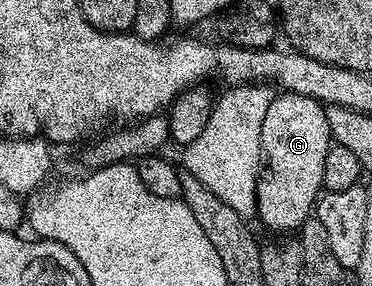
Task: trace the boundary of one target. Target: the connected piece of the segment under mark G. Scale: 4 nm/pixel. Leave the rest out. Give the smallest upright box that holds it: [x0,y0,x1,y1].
[256,92,334,235]

